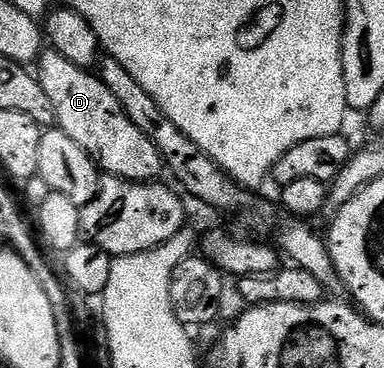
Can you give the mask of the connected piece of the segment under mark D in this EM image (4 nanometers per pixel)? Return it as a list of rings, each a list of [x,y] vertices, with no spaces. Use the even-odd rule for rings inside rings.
[[[51,48],[38,58],[36,76],[40,87],[44,87],[44,95],[48,95],[52,103],[57,128],[80,143],[103,174],[147,183],[161,178],[158,176],[164,173],[164,166],[160,151],[156,151],[156,143],[152,143],[152,139],[148,139],[148,135],[144,135],[144,131],[124,115],[124,107],[120,107],[112,91],[104,87],[101,76],[76,67],[76,63],[68,63],[64,55]]]

